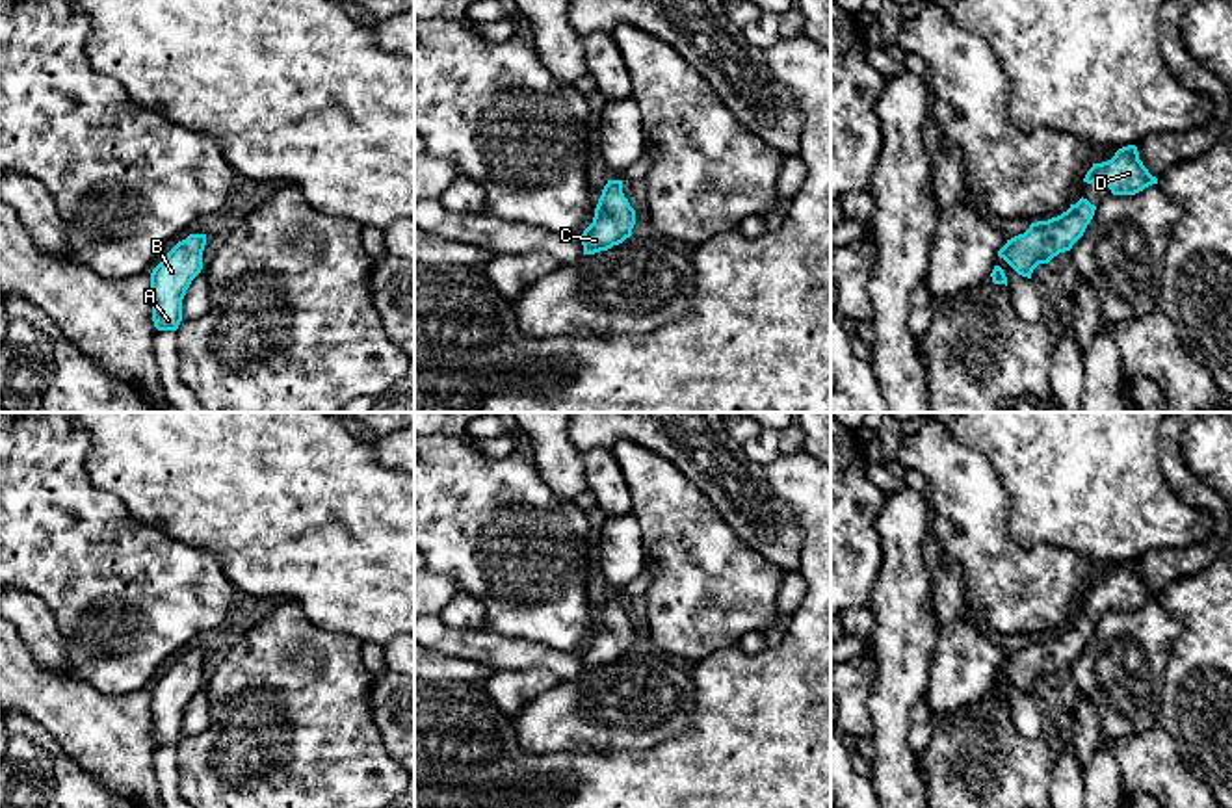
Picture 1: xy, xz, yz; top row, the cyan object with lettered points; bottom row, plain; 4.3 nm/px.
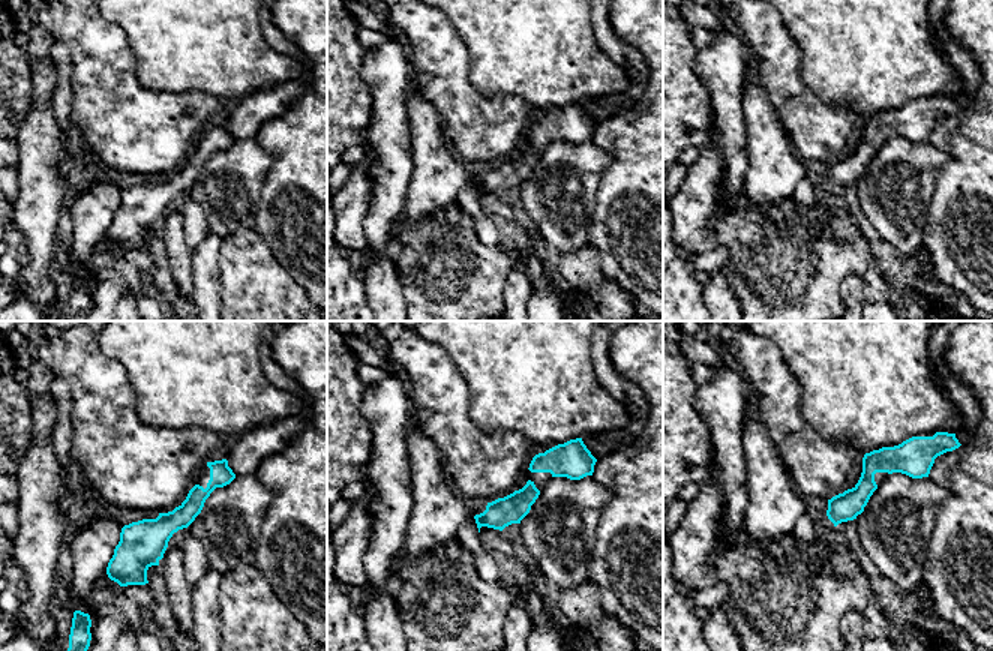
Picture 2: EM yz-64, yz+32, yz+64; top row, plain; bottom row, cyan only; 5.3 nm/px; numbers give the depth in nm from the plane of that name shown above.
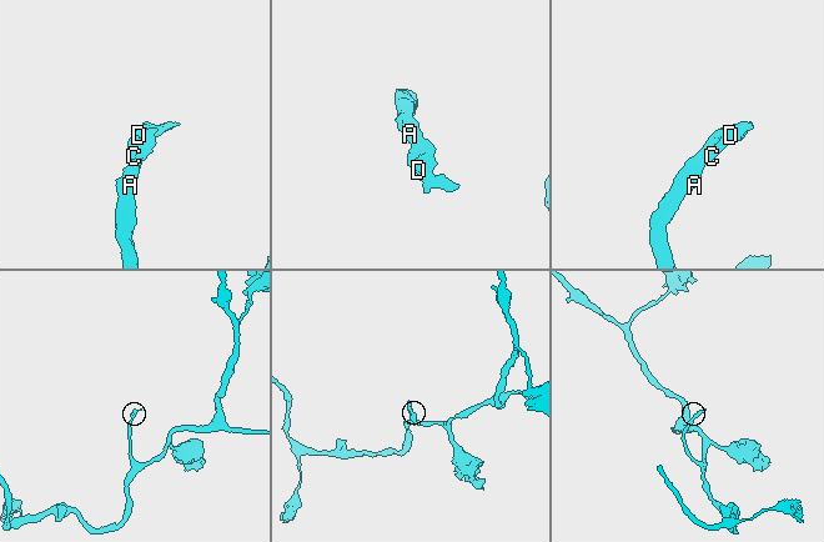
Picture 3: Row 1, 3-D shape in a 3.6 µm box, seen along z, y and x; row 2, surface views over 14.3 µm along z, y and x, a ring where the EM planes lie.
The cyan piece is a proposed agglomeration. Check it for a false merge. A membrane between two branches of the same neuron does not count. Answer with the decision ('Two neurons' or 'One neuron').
One neuron

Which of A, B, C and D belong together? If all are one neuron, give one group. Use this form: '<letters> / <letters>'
A B C D

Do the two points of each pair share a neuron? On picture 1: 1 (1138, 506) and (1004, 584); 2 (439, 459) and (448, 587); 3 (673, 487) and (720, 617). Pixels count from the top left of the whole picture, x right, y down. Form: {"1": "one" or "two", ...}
{"1": "two", "2": "two", "3": "one"}

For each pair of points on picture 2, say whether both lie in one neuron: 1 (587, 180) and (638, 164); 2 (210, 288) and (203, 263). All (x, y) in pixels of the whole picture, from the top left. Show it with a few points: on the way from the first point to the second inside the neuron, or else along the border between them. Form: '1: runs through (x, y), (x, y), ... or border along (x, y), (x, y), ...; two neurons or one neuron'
1: border along (594, 141), (611, 162), (600, 176), (593, 210); two neurons
2: runs through (206, 282), (206, 269); one neuron

